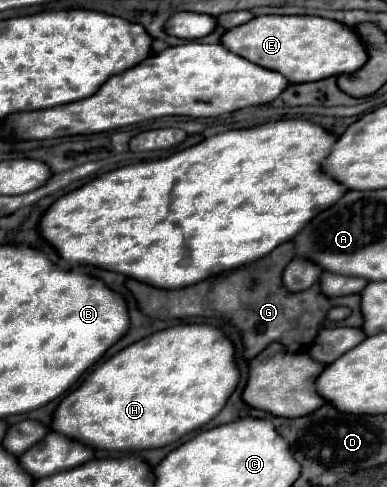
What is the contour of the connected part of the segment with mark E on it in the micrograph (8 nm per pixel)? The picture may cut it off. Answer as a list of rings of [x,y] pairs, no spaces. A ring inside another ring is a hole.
[[[253,17],[251,21],[229,29],[221,37],[221,45],[251,63],[281,73],[291,85],[351,73],[367,61],[363,43],[359,43],[357,35],[351,35],[351,27],[323,17]]]

